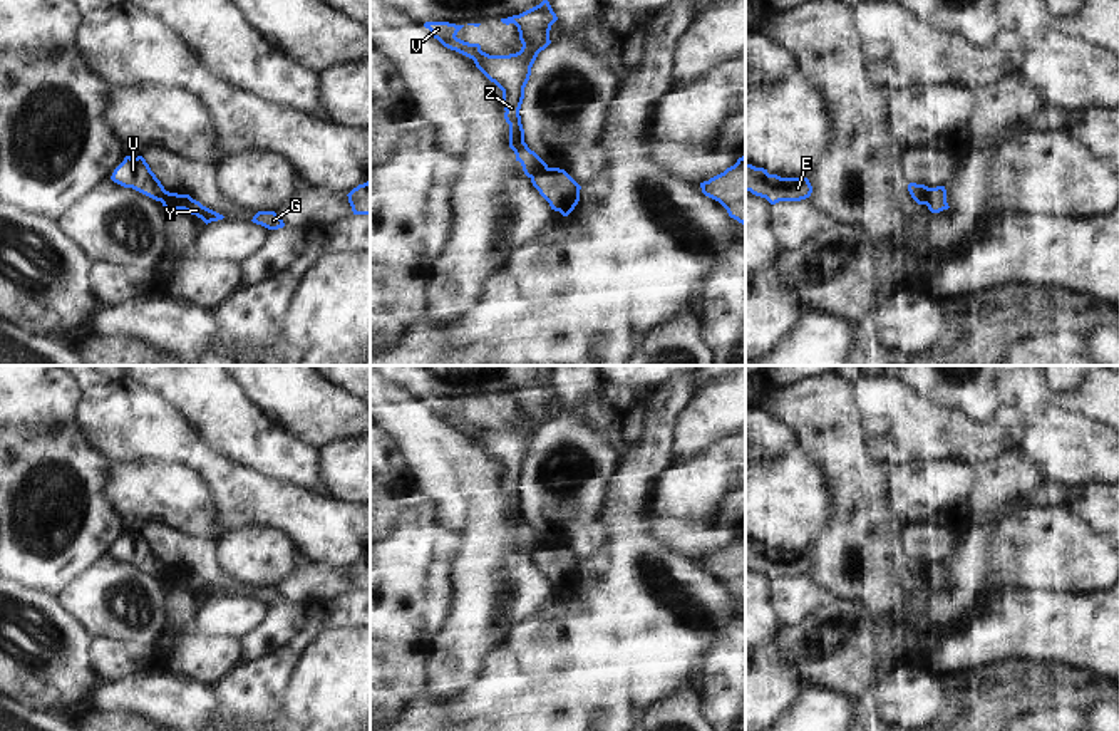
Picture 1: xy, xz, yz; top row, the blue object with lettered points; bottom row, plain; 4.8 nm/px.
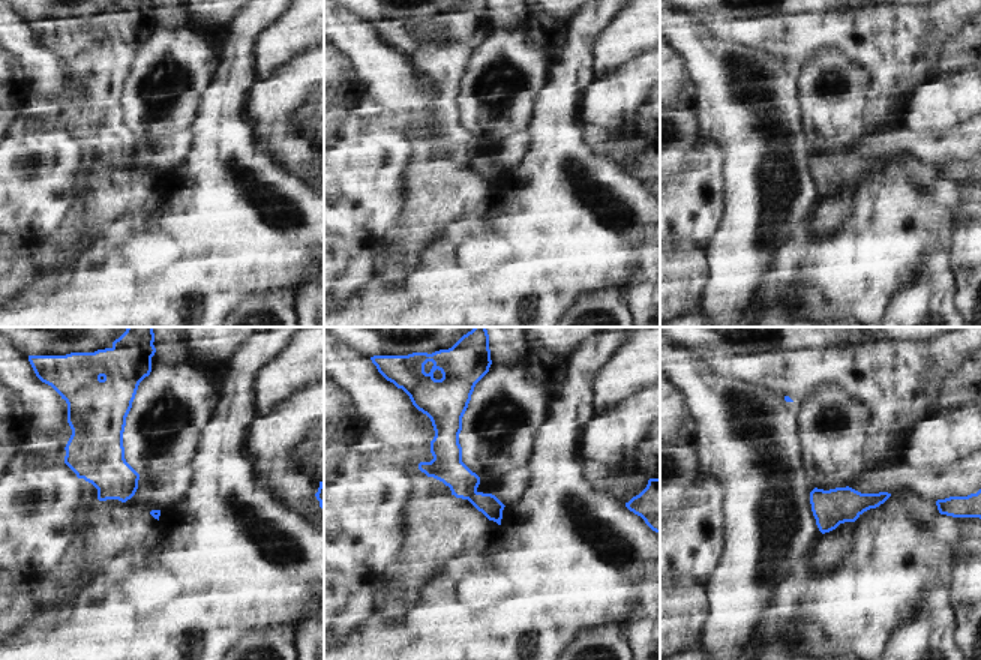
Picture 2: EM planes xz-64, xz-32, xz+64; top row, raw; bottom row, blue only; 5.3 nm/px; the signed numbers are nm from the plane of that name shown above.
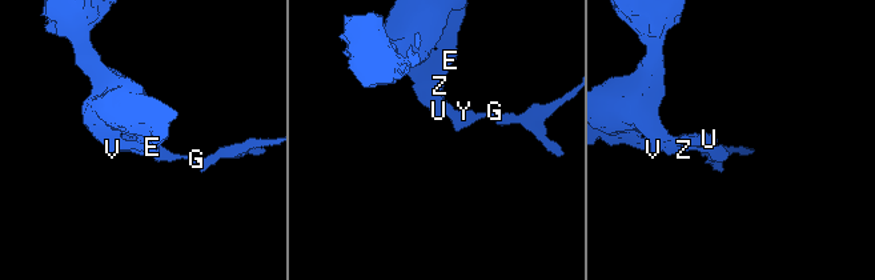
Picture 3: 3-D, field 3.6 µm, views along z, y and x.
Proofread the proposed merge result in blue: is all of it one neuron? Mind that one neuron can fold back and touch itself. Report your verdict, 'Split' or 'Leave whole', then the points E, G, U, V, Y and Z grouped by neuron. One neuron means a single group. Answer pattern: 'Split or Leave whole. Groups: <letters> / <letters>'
Split. Groups: E U V Z / G Y.

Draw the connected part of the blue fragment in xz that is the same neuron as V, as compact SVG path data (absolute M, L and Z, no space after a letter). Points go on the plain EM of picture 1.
M548 376L519 391L501 394L503 399L514 399L518 402L523 419L519 428L509 431L489 431L481 426L479 419L457 414L456 411L464 401L449 397L424 399L434 414L444 423L472 434L476 443L503 466L504 495L509 500L509 523L514 526L516 537L521 538L528 553L533 553L539 545L548 543L548 540L524 518L519 485L531 443L538 429L551 419L549 406L556 396L558 392Z

